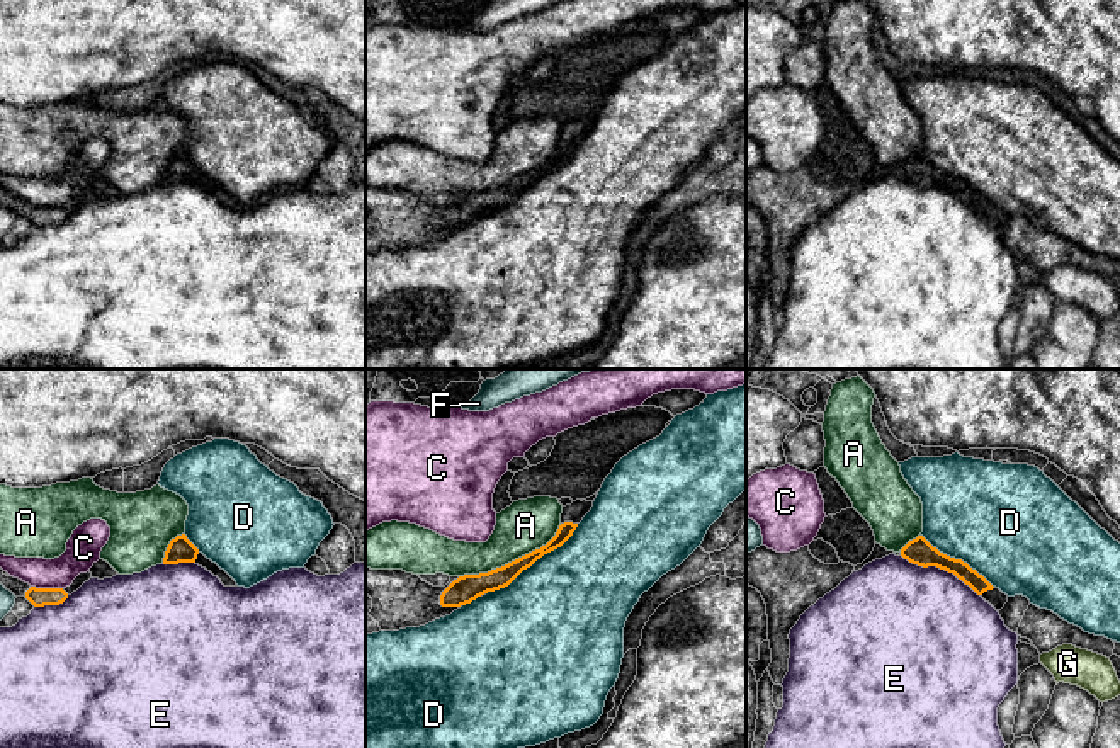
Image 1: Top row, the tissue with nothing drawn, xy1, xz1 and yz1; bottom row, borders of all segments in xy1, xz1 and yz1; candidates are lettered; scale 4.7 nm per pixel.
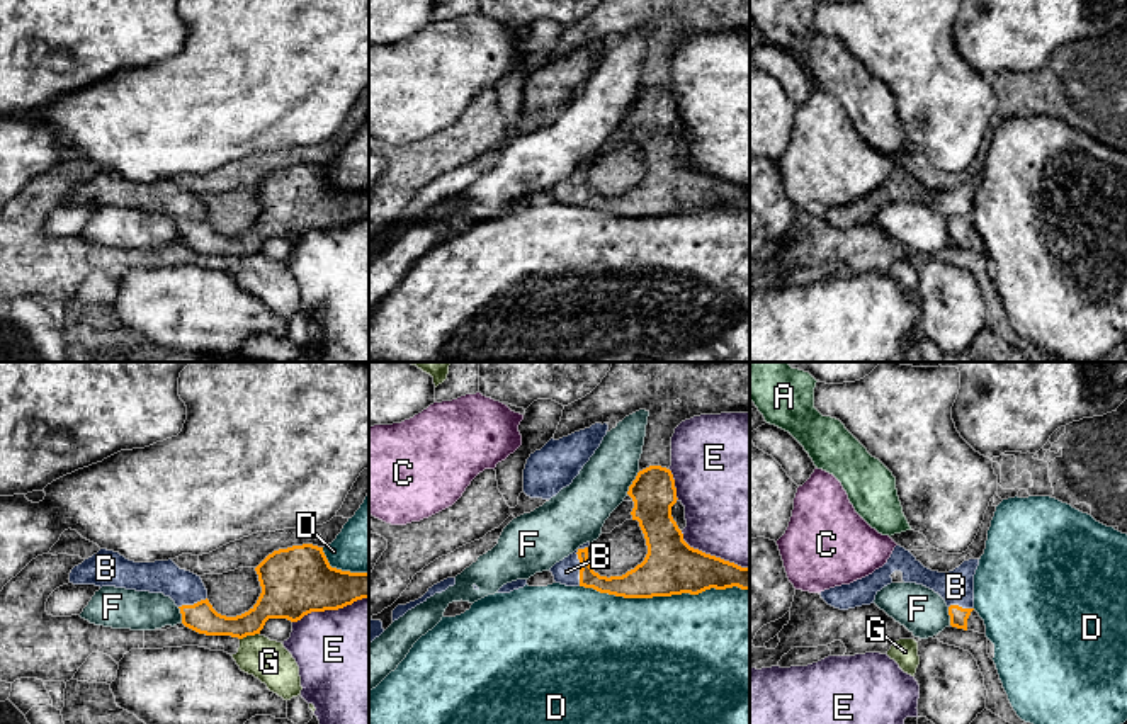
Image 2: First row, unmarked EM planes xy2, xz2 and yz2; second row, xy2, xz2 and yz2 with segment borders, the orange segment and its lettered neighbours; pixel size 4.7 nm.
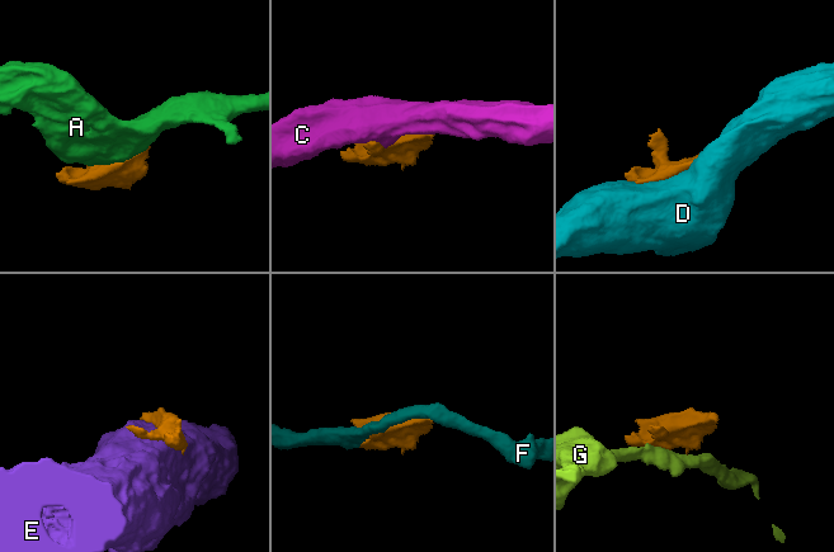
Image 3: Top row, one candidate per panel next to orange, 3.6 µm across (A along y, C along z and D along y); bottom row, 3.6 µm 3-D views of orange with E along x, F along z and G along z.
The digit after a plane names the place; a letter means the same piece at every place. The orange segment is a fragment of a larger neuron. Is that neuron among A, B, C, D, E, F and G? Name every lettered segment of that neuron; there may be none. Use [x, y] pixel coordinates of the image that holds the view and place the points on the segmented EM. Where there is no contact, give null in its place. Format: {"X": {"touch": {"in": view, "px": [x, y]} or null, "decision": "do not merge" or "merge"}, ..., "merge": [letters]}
{"A": {"touch": {"in": "xz1", "px": [512, 561]}, "decision": "do not merge"}, "B": {"touch": {"in": "xz2", "px": [582, 565]}, "decision": "merge"}, "C": {"touch": {"in": "xy1", "px": [46, 589]}, "decision": "do not merge"}, "D": {"touch": {"in": "xz2", "px": [665, 595]}, "decision": "do not merge"}, "E": {"touch": {"in": "yz1", "px": [940, 568]}, "decision": "do not merge"}, "F": {"touch": {"in": "xz2", "px": [633, 483]}, "decision": "do not merge"}, "G": {"touch": {"in": "xy2", "px": [249, 634]}, "decision": "do not merge"}, "merge": ["B"]}

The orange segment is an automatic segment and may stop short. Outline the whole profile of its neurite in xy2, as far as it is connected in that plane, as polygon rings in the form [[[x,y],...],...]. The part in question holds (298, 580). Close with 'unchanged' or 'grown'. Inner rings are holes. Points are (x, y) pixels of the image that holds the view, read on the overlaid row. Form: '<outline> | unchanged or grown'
[[[313,544],[274,551],[255,571],[262,593],[248,612],[236,617],[218,614],[201,576],[180,569],[172,559],[134,563],[100,549],[71,569],[70,583],[163,593],[180,608],[185,627],[238,639],[260,634],[269,619],[297,622],[311,612],[338,610],[369,598],[369,573],[331,568],[323,547]]] | grown

